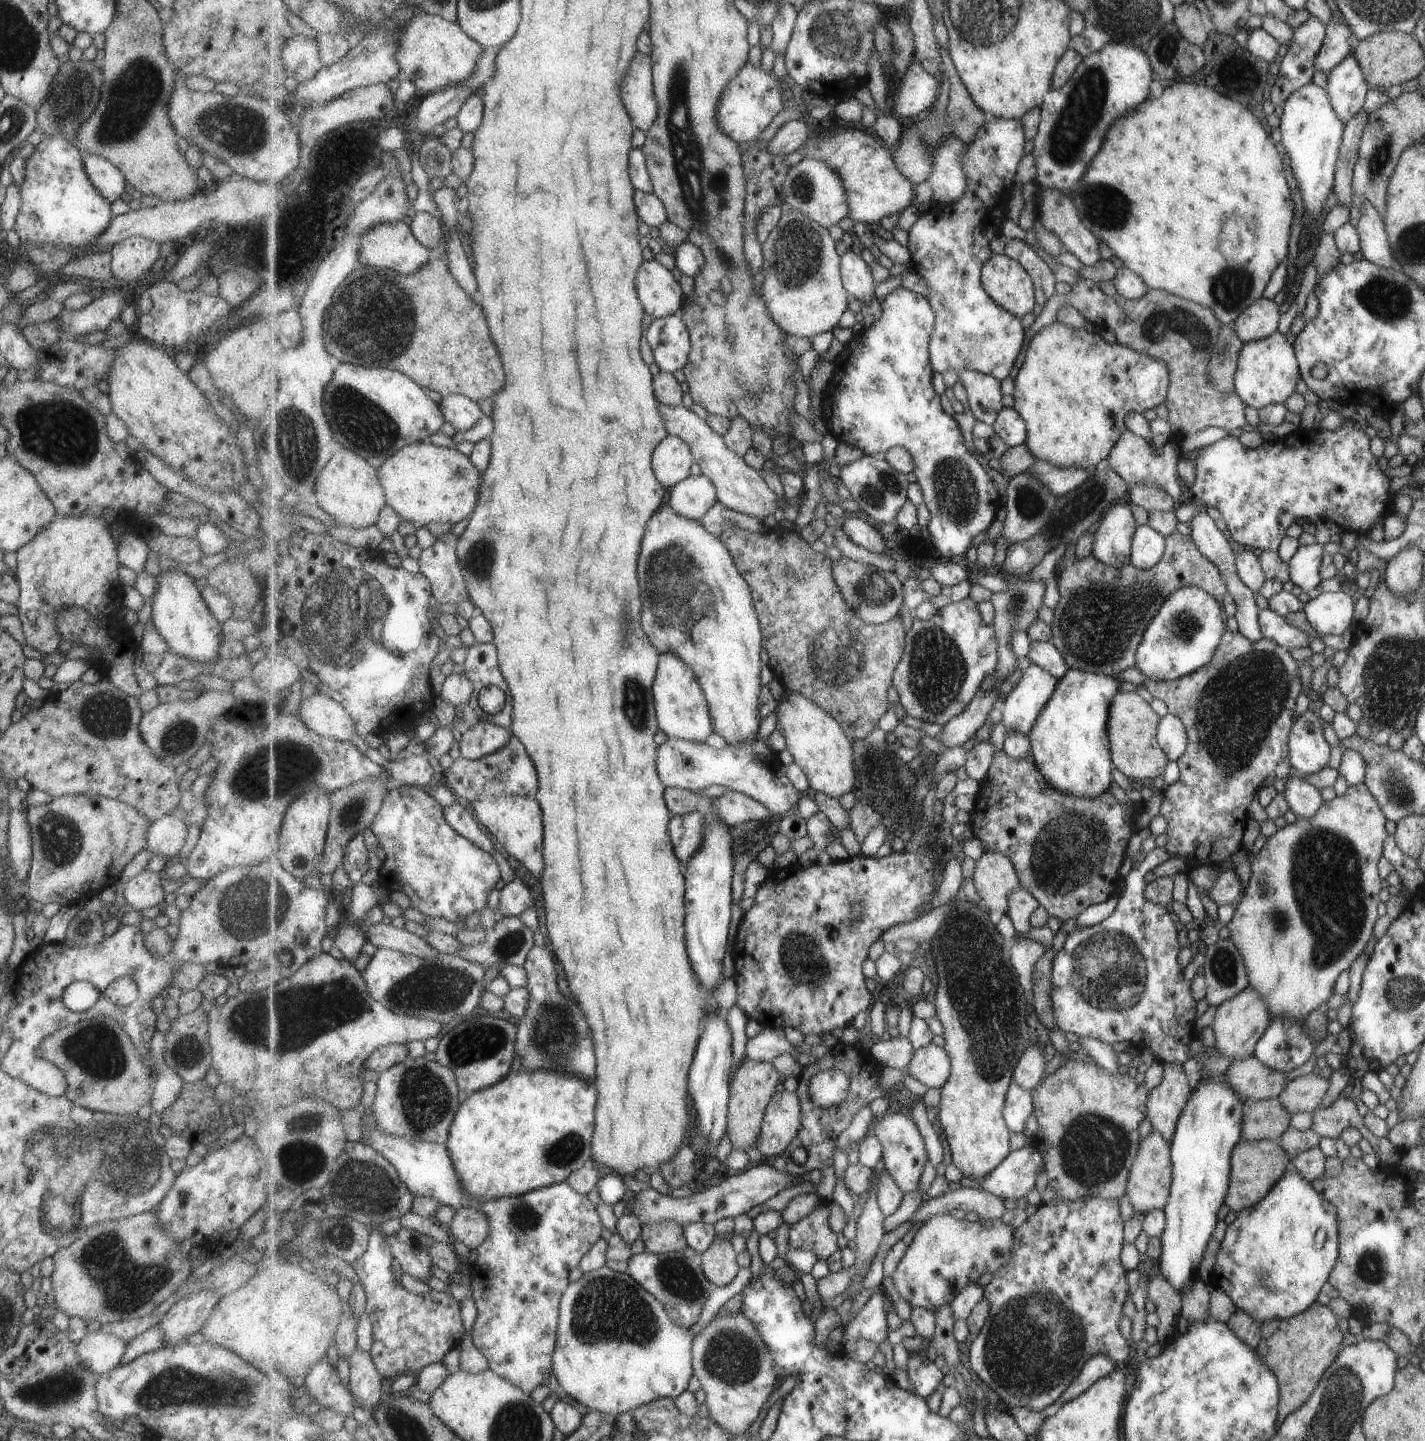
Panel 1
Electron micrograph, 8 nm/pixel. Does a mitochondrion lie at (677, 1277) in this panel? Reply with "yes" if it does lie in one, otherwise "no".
yes

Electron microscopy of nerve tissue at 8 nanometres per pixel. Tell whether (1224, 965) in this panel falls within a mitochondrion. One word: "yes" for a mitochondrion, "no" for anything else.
yes

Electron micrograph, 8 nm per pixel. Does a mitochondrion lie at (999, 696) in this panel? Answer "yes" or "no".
no

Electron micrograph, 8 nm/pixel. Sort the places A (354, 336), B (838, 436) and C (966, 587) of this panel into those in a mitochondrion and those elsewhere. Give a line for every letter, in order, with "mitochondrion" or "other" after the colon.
A: mitochondrion
B: other
C: other

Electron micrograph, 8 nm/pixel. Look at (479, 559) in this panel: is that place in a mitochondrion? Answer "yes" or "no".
yes

